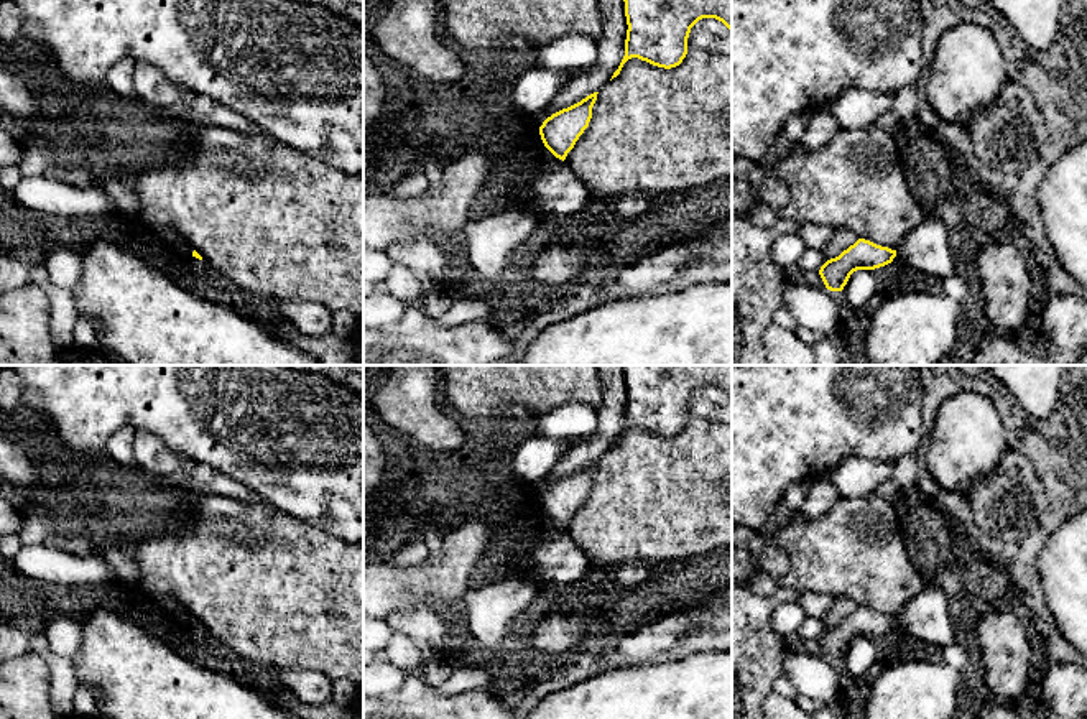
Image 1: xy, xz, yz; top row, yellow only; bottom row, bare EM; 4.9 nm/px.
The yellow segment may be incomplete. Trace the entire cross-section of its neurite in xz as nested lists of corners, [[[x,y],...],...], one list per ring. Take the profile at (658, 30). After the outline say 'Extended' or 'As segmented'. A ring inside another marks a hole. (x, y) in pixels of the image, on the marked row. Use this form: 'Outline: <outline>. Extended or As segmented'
Outline: [[[623,0],[627,16],[625,56],[613,72],[617,77],[623,64],[638,58],[653,66],[671,69],[682,63],[687,54],[691,28],[702,18],[715,18],[732,31],[732,0]]]. As segmented

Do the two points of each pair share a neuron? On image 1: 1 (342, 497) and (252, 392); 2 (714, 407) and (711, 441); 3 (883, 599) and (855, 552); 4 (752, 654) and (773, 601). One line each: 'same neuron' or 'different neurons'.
1: same neuron
2: different neurons
3: same neuron
4: same neuron

